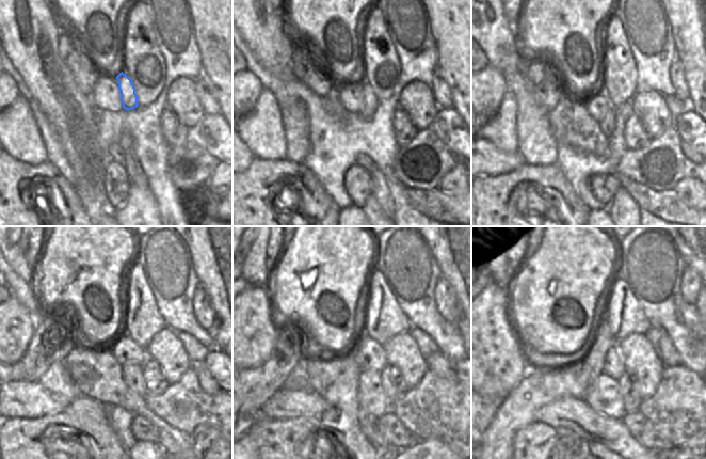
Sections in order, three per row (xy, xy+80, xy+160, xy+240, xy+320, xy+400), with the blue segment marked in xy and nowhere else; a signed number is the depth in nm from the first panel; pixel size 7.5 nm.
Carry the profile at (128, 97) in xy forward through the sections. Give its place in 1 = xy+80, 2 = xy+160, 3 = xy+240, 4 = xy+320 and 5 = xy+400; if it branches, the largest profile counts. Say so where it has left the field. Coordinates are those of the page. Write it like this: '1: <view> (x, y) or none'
1: xy+80 (370, 101)
2: xy+160 (607, 126)
3: xy+240 (132, 374)
4: xy+320 (371, 397)
5: xy+400 (604, 396)

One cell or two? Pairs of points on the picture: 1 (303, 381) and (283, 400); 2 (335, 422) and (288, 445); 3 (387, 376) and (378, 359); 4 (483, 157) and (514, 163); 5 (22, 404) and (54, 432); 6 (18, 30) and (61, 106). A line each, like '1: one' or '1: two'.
1: two
2: one
3: two
4: one
5: two
6: one

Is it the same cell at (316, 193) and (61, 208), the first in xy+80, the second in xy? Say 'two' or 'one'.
one

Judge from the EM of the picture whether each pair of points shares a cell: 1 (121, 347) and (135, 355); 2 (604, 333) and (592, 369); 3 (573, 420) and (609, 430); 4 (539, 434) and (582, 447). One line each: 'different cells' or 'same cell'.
1: same cell
2: same cell
3: same cell
4: same cell

